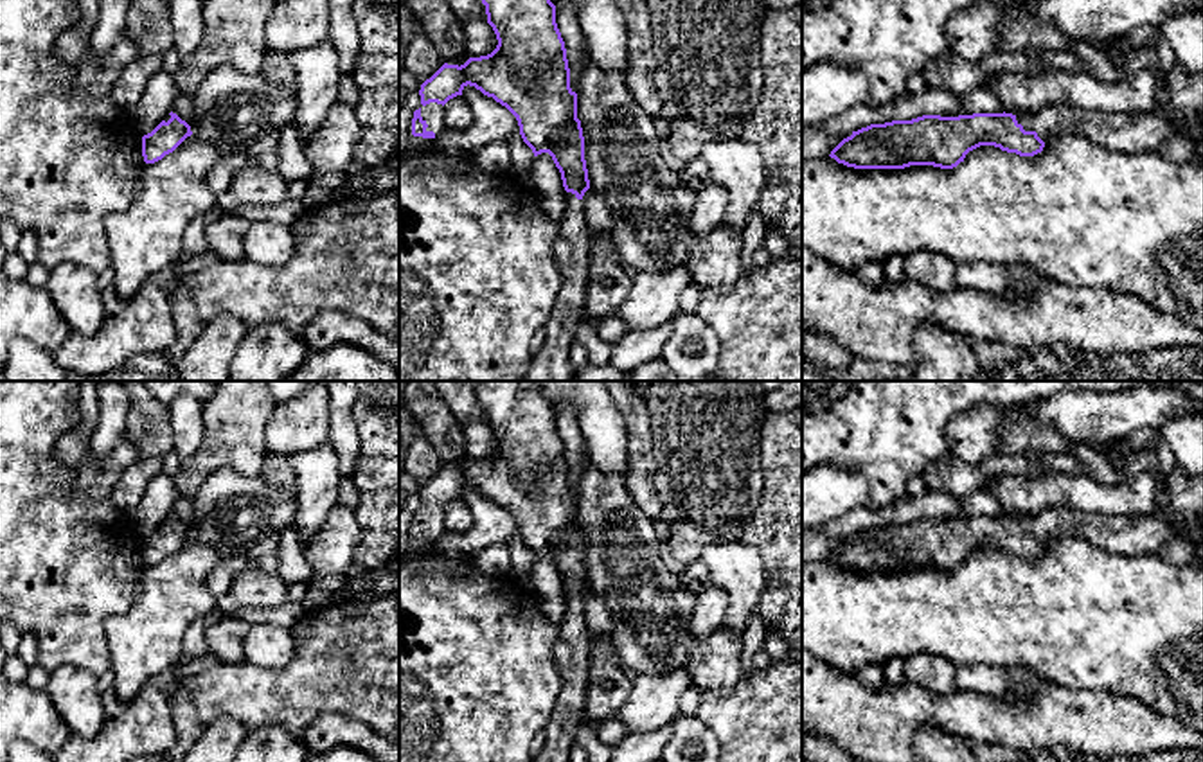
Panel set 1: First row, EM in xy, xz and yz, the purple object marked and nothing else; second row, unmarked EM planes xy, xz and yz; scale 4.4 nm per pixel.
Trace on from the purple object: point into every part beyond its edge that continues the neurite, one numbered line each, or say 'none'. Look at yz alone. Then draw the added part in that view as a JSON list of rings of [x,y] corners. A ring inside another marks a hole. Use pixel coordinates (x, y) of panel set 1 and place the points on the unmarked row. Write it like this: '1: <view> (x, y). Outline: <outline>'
1: yz (1128, 534). Outline: [[[1050,507],[1036,516],[1016,518],[1016,523],[1025,534],[1036,534],[1043,545],[1048,545],[1054,539],[1081,537],[1104,552],[1120,555],[1158,554],[1169,541],[1178,537],[1203,543],[1203,514],[1190,518],[1181,527],[1174,527],[1167,509],[1158,509],[1153,514],[1106,516],[1070,507]]]

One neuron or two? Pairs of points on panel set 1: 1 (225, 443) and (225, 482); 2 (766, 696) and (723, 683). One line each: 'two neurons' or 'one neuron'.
1: two neurons
2: two neurons

